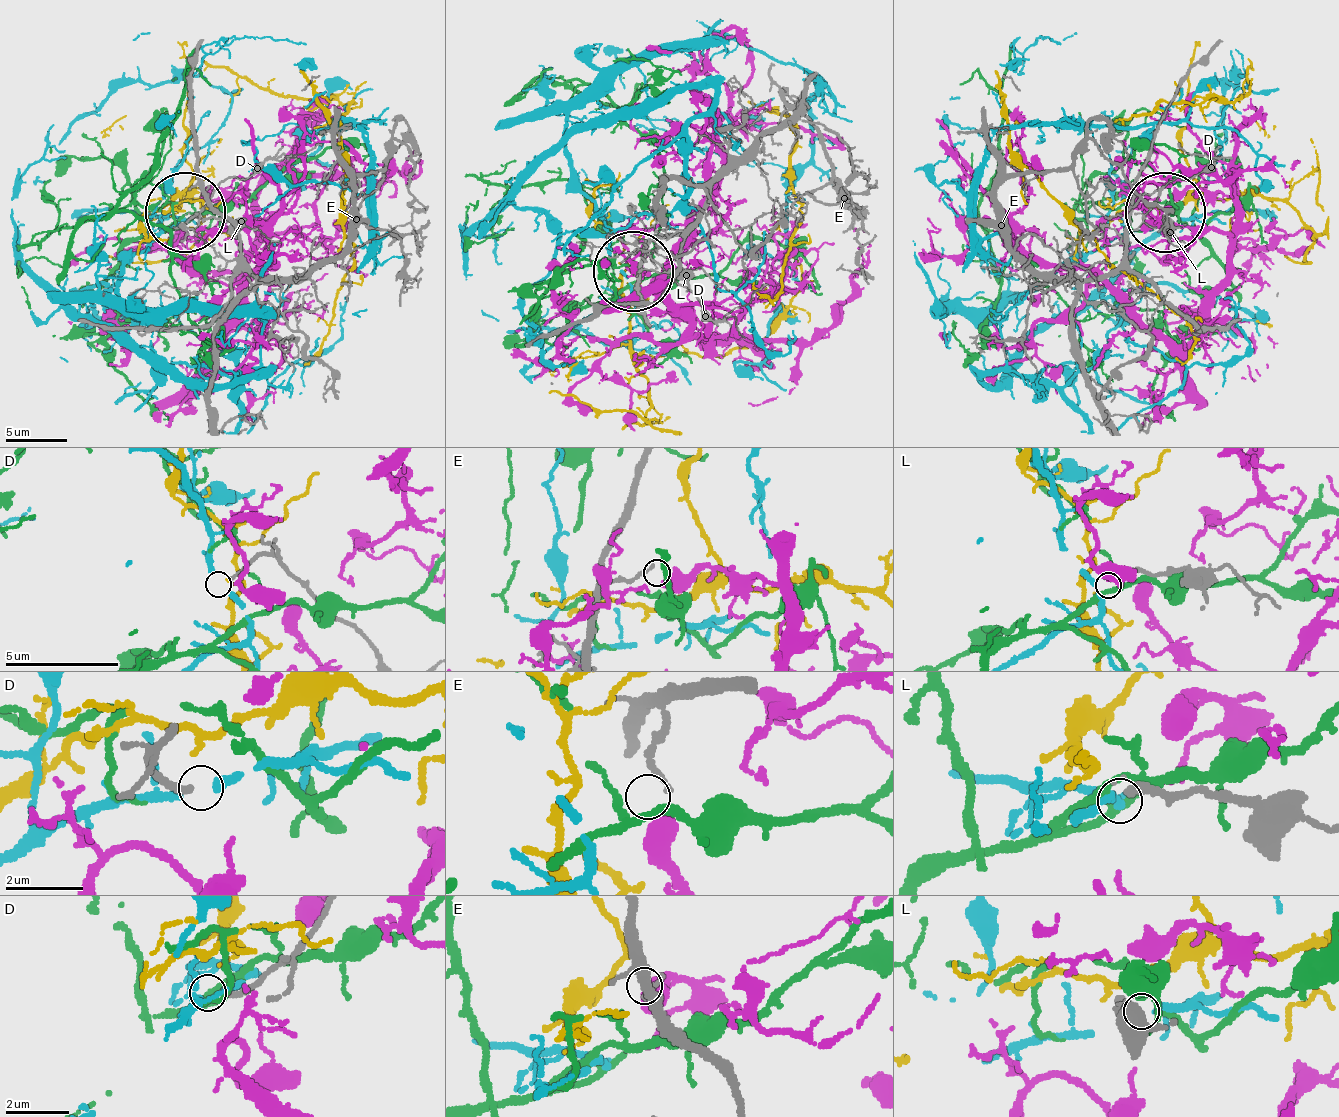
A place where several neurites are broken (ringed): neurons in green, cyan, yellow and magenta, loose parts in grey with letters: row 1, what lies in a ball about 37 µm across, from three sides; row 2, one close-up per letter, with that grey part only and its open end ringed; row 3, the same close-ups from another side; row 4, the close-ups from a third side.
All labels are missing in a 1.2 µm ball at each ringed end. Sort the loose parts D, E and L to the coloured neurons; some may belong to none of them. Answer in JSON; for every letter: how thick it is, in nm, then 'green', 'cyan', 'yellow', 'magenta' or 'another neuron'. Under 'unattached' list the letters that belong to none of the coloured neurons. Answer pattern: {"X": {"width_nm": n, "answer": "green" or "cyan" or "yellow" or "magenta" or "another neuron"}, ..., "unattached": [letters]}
{"D": {"width_nm": 150, "answer": "another neuron"}, "E": {"width_nm": 170, "answer": "another neuron"}, "L": {"width_nm": 70, "answer": "cyan"}, "unattached": ["D", "E"]}

